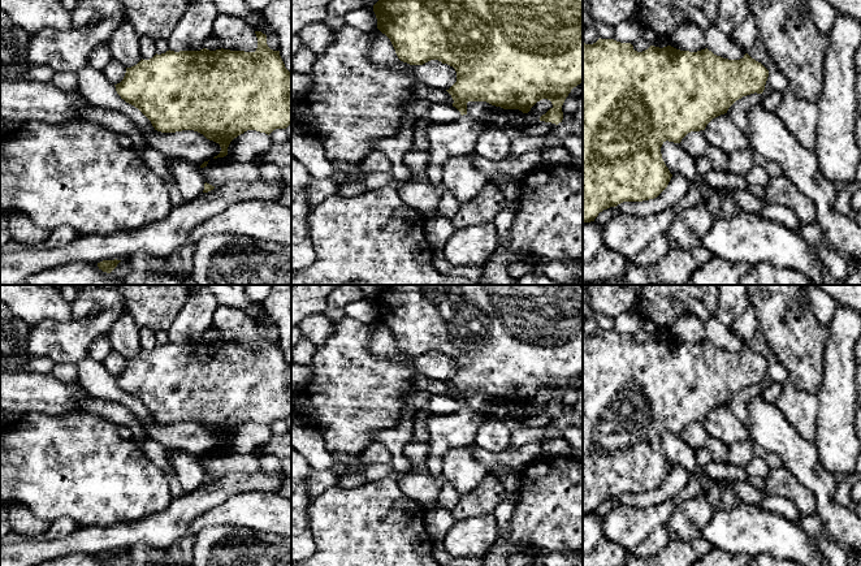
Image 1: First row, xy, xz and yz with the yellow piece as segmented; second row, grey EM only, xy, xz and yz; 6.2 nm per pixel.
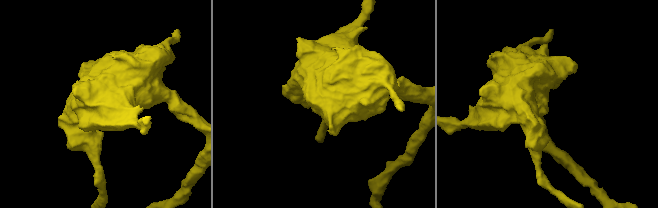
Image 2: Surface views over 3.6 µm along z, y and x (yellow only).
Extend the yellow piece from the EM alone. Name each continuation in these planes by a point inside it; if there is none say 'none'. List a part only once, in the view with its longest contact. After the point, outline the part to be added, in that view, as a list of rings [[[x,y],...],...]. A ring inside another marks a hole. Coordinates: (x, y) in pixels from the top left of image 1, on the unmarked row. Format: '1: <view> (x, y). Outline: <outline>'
none

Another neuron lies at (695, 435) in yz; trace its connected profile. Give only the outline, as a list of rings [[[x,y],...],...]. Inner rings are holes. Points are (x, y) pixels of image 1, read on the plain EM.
[[[700,422],[688,424],[679,436],[688,446],[696,450],[705,445],[709,433],[705,422]]]

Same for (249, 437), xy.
[[[247,422],[230,433],[228,448],[239,454],[256,453],[272,435],[268,425]]]

